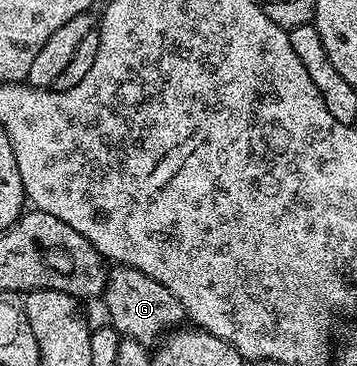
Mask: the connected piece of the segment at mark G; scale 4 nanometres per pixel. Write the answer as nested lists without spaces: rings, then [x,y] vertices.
[[[125,264],[108,269],[103,303],[109,311],[108,323],[121,336],[146,346],[156,345],[186,319],[185,307],[179,302],[179,298],[175,298],[175,294],[171,294],[171,290],[167,290],[167,286]]]

